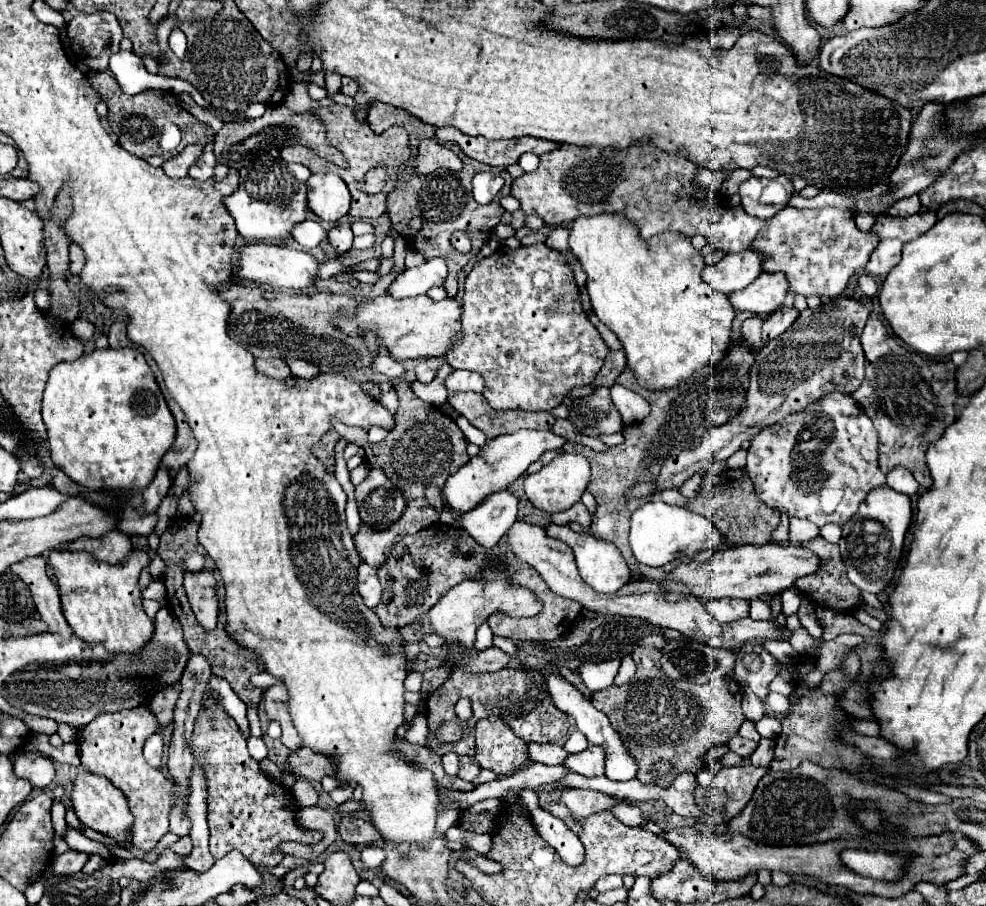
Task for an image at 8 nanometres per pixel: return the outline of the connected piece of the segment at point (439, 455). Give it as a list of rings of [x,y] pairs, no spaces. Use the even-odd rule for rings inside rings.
[[[400,382],[396,386],[396,392],[400,398],[396,428],[382,442],[368,442],[367,431],[360,427],[346,426],[335,418],[331,419],[331,423],[342,438],[364,448],[366,460],[374,468],[384,468],[388,478],[392,478],[392,482],[396,482],[396,486],[400,486],[400,490],[404,492],[406,502],[412,502],[416,498],[426,500],[424,488],[428,484],[438,484],[442,488],[448,476],[456,474],[470,460],[466,452],[466,438],[450,416],[446,416],[440,408],[418,400],[406,382]]]

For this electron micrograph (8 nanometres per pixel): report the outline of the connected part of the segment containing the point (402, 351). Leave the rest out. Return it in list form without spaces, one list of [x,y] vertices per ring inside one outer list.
[[[388,294],[370,300],[360,302],[356,316],[350,318],[336,318],[336,324],[346,334],[360,334],[370,332],[372,328],[378,330],[378,344],[384,346],[396,360],[408,360],[408,358],[434,358],[434,356],[446,356],[454,344],[456,334],[460,332],[462,316],[462,304],[458,304],[454,298],[444,298],[442,302],[434,302],[428,296],[414,296],[414,298],[388,298]]]

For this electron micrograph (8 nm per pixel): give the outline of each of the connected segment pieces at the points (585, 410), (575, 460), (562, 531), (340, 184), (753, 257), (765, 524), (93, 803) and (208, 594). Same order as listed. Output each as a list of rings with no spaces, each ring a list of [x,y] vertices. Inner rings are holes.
[[[600,388],[592,396],[574,400],[568,420],[588,436],[620,432],[624,422],[610,398],[610,388]]]
[[[560,452],[540,472],[526,476],[526,480],[524,480],[524,492],[526,492],[526,498],[532,502],[534,508],[544,510],[548,514],[554,514],[554,512],[564,512],[570,506],[574,506],[582,498],[588,482],[590,482],[590,464],[588,464],[588,458],[582,456],[582,454]]]
[[[548,524],[545,530],[548,536],[558,538],[558,540],[566,542],[568,546],[572,546],[580,576],[582,576],[584,582],[590,584],[596,592],[600,592],[600,594],[614,594],[618,588],[622,588],[626,582],[630,582],[628,564],[626,564],[624,556],[620,554],[620,550],[618,550],[612,542],[600,540],[600,538],[596,538],[596,536],[592,536],[592,534],[572,532],[568,526]]]
[[[332,172],[312,174],[308,186],[308,208],[326,222],[338,222],[350,210],[350,192],[346,182]]]
[[[752,250],[740,254],[726,254],[718,264],[706,266],[702,272],[704,282],[722,294],[744,290],[760,274],[760,256]]]
[[[746,468],[726,470],[718,476],[706,476],[702,496],[690,500],[688,508],[708,518],[716,526],[716,530],[728,540],[730,548],[750,544],[750,538],[768,538],[768,532],[772,532],[780,524],[780,518],[766,518],[766,506],[756,498]]]
[[[80,774],[74,782],[72,790],[72,806],[80,818],[80,822],[86,828],[92,828],[108,838],[112,838],[118,846],[130,846],[128,834],[132,828],[132,812],[128,810],[128,802],[122,790],[118,790],[110,780],[104,776],[94,776],[94,774]]]
[[[210,570],[202,572],[188,572],[186,574],[186,594],[190,606],[198,618],[198,622],[212,630],[218,622],[218,598],[216,598],[216,580]]]

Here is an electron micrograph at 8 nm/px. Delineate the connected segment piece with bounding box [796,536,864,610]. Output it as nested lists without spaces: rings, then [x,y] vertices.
[[[818,536],[810,542],[802,542],[800,546],[812,550],[820,558],[820,568],[814,574],[808,574],[808,576],[802,576],[802,578],[796,580],[796,586],[802,594],[808,594],[808,598],[812,602],[816,602],[820,606],[826,606],[826,608],[834,608],[834,610],[848,610],[848,608],[856,608],[856,606],[864,604],[864,600],[860,596],[860,590],[856,586],[852,586],[852,582],[848,582],[848,578],[844,574],[844,562],[840,558],[838,544],[830,544],[824,538]]]

